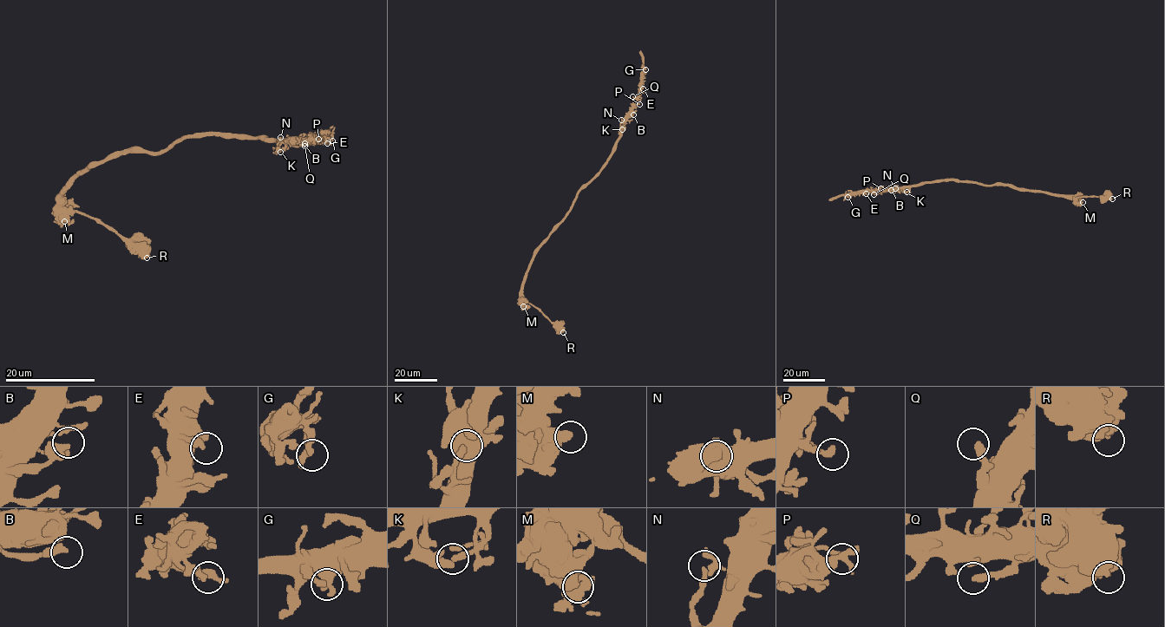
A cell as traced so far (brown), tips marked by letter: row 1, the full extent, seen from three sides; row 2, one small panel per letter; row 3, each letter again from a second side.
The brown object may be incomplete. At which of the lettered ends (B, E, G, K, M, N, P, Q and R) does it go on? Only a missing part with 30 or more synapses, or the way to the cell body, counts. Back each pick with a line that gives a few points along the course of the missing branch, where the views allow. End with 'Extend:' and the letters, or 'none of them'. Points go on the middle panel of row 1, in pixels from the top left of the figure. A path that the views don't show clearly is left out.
Extend: none of them

